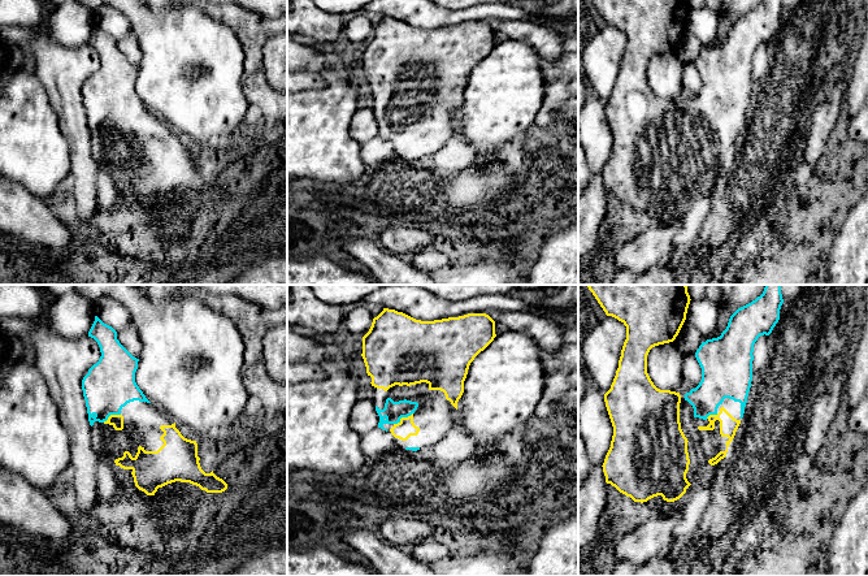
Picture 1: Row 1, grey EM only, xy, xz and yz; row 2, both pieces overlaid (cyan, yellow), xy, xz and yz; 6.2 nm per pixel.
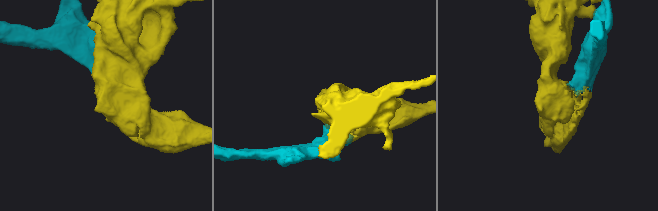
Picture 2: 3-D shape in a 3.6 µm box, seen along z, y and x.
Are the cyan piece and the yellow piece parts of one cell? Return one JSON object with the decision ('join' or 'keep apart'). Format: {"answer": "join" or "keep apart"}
{"answer": "join"}

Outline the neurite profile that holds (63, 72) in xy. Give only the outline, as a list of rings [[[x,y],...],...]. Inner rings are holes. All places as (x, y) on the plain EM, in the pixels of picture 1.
[[[44,35],[30,40],[35,56],[35,75],[45,88],[69,144],[73,199],[78,220],[90,220],[99,207],[97,161],[91,151],[91,134],[82,88],[101,65],[97,51],[86,44],[62,47]]]

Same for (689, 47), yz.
[[[685,29],[678,44],[673,51],[677,57],[686,65],[696,61],[703,51],[703,44],[693,33]]]

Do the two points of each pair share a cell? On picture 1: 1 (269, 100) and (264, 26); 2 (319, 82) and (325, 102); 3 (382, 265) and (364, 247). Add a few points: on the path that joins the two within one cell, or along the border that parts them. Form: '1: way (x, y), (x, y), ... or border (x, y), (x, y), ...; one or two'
1: way (254, 82), (254, 44); one
2: border (319, 70), (324, 85), (300, 92); two
3: way (378, 261), (368, 251); one

